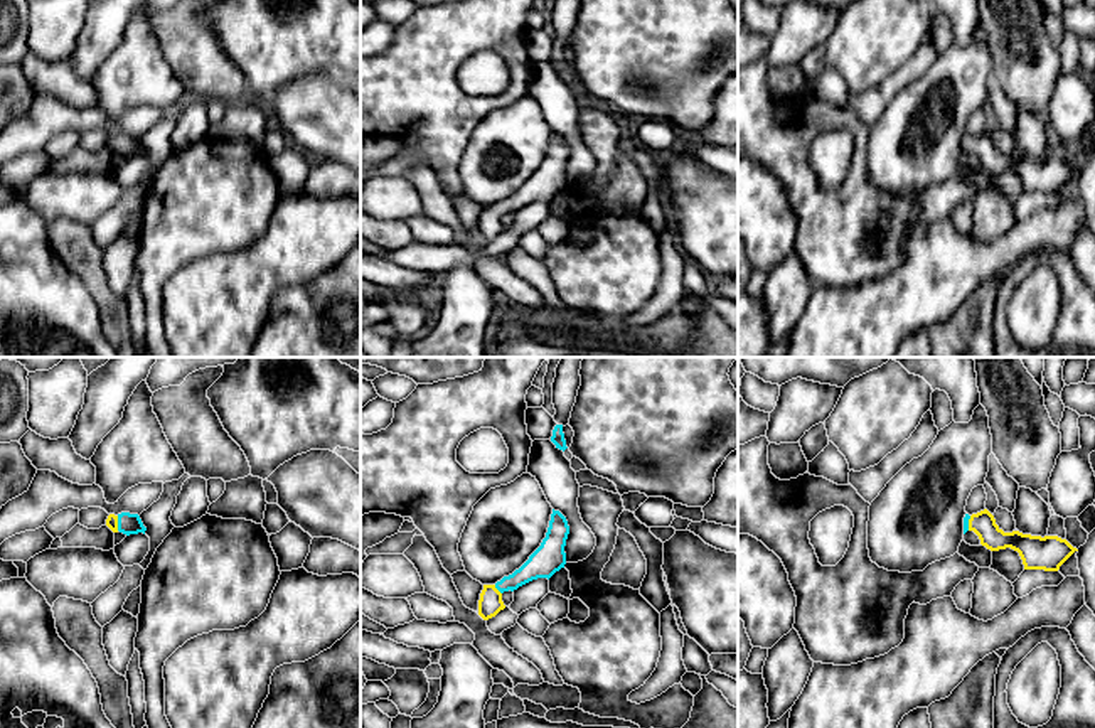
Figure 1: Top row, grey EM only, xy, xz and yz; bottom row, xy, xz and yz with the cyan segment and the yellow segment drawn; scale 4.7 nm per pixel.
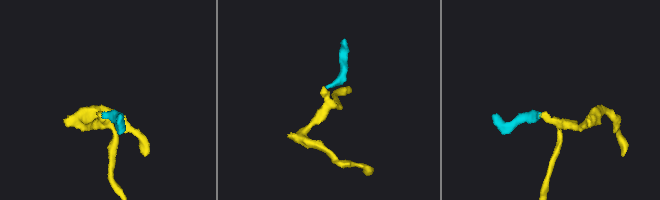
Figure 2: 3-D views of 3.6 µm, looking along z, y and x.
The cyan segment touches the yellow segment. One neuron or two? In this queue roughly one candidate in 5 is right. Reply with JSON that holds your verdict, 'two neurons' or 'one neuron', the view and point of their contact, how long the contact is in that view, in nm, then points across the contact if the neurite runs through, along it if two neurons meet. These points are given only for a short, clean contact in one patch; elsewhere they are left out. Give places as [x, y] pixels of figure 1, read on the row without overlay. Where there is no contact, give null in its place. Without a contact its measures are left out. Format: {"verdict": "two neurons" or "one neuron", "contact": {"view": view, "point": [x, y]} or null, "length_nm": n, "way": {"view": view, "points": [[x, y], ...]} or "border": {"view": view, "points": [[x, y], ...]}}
{"verdict": "one neuron", "contact": {"view": "xy", "point": [118, 145]}, "length_nm": 70, "way": {"view": "xy", "points": [[128, 145], [118, 145], [112, 144]]}}

